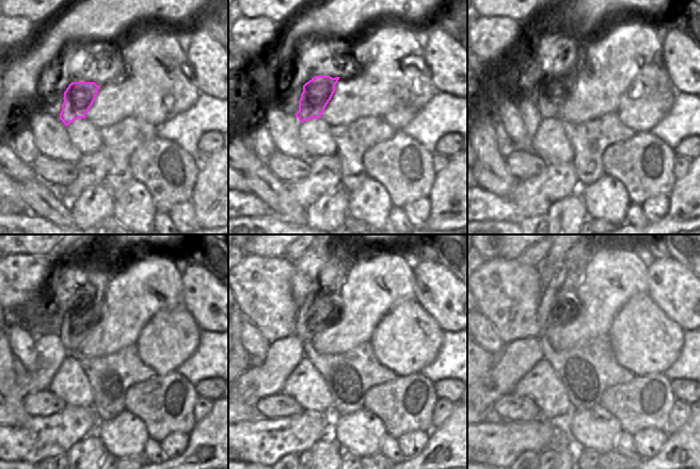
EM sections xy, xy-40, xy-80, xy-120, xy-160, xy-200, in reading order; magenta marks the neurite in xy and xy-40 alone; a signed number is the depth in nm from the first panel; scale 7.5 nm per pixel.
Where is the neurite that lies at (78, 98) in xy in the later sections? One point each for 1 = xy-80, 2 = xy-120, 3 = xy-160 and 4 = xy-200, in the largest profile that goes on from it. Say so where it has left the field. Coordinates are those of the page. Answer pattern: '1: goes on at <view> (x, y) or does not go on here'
1: goes on at xy-80 (554, 92)
2: goes on at xy-120 (77, 323)
3: goes on at xy-160 (332, 275)
4: goes on at xy-200 (559, 291)

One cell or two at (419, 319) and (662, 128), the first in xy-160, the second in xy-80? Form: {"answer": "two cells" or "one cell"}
{"answer": "two cells"}

